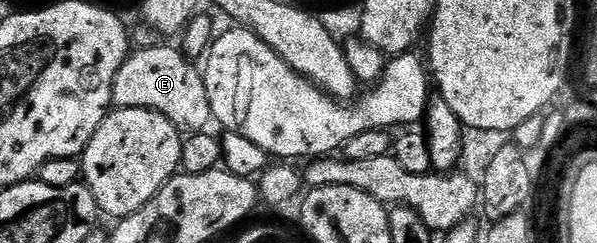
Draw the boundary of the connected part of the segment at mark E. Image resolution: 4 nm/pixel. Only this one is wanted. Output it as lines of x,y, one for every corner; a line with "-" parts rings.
150,45
147,49
135,48
114,80
114,105
120,109
151,109
164,115
175,127
187,134
209,130
212,125
212,103
208,103
208,87
203,70
194,65
197,64
178,47
173,49
170,45

